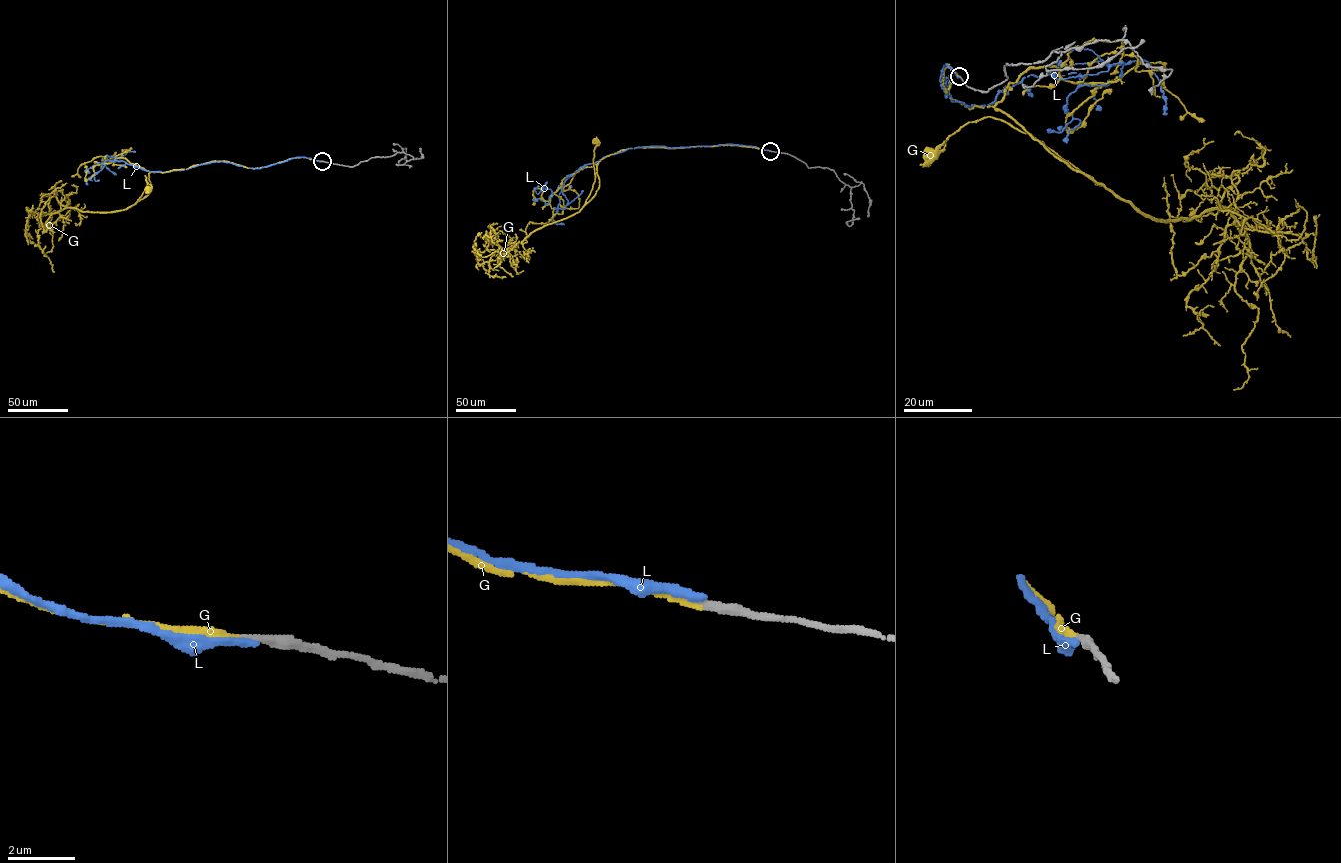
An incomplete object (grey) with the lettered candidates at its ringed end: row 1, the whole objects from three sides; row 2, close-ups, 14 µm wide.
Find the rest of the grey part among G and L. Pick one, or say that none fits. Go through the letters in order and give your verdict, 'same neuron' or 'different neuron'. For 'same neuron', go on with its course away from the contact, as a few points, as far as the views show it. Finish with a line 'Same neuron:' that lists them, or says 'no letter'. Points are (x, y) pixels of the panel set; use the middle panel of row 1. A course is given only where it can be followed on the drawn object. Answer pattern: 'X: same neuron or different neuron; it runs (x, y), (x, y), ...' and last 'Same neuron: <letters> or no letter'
G: same neuron; it runs (770, 151), (728, 145), (622, 149), (599, 161), (599, 188), (585, 203), (595, 181), (593, 159), (596, 140)
L: different neuron
Same neuron: G

